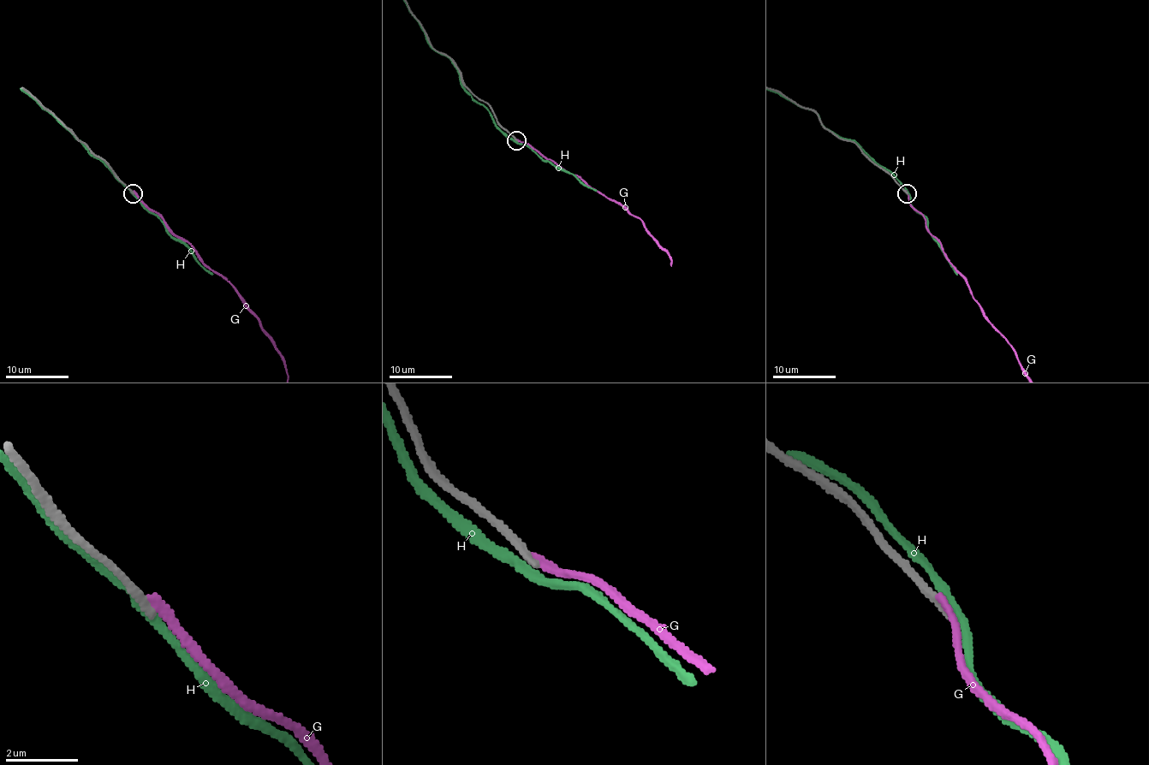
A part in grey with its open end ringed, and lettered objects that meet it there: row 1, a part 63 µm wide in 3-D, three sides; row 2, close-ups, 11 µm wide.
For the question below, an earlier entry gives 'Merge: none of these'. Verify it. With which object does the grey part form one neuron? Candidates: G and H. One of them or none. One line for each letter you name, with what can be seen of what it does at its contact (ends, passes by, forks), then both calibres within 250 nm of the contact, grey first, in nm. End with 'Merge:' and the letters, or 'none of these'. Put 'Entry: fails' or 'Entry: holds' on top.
Entry: holds
Merge: none of these

